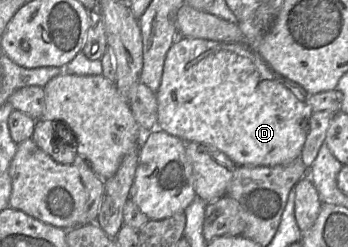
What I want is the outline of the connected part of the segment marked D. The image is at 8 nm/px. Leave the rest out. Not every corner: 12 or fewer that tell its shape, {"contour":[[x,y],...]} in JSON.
{"contour":[[178,37],[157,128],[237,166],[300,157],[312,108],[246,42]]}

